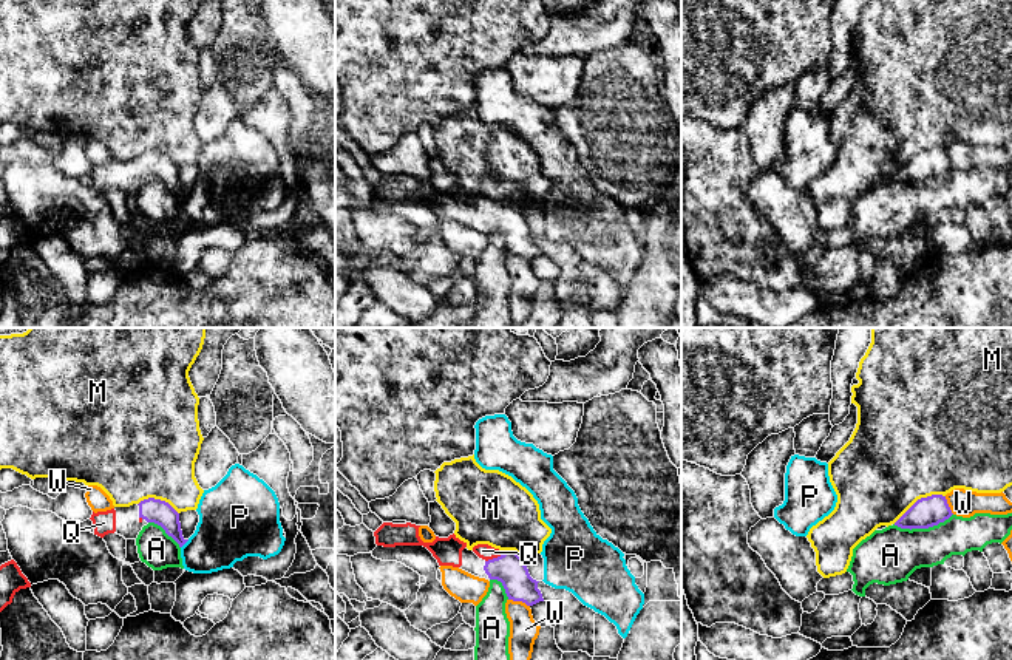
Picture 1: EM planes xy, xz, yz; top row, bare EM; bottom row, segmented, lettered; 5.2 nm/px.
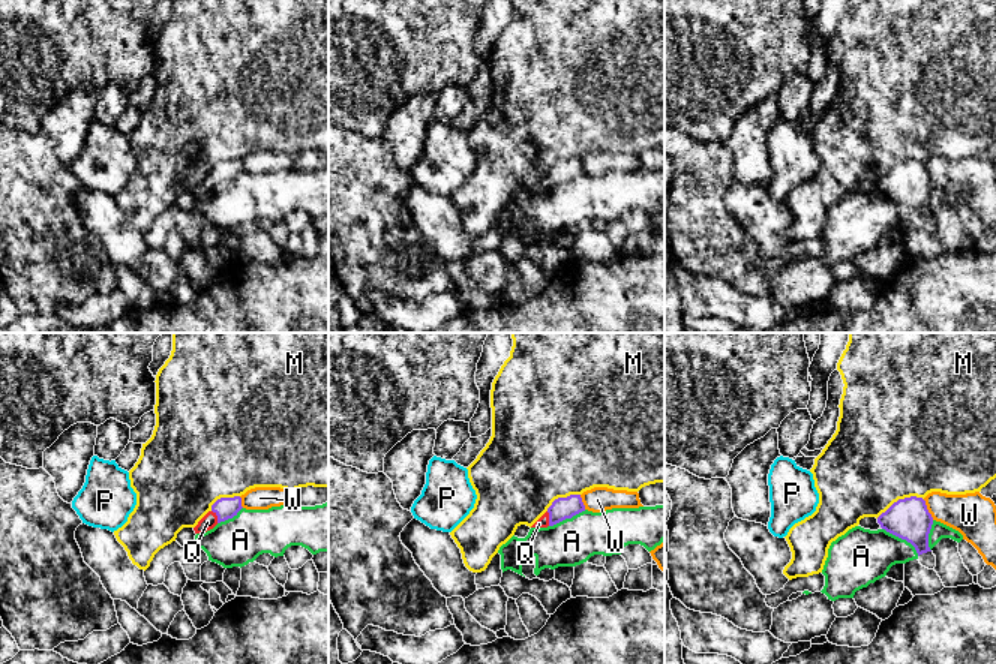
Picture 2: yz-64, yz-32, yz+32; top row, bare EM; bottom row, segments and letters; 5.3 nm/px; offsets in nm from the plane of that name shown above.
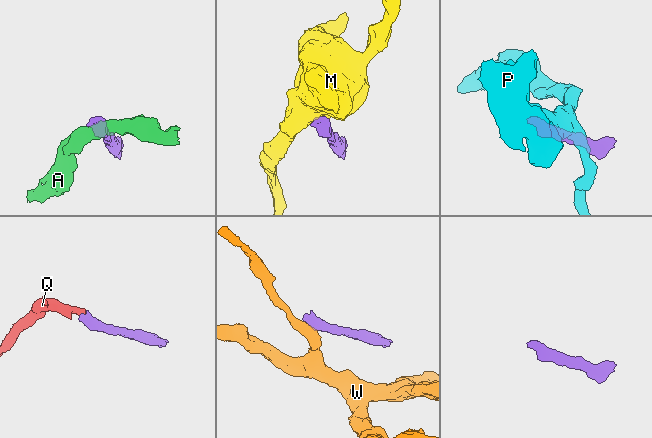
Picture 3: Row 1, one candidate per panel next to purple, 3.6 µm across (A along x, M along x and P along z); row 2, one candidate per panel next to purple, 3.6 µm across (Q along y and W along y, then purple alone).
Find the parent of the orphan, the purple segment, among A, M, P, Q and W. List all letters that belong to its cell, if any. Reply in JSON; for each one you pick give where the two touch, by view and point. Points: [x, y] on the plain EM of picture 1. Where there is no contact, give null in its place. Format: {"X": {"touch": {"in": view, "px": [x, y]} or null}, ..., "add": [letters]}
{"Q": {"touch": {"in": "xz", "px": [495, 212]}}, "add": ["Q"]}

